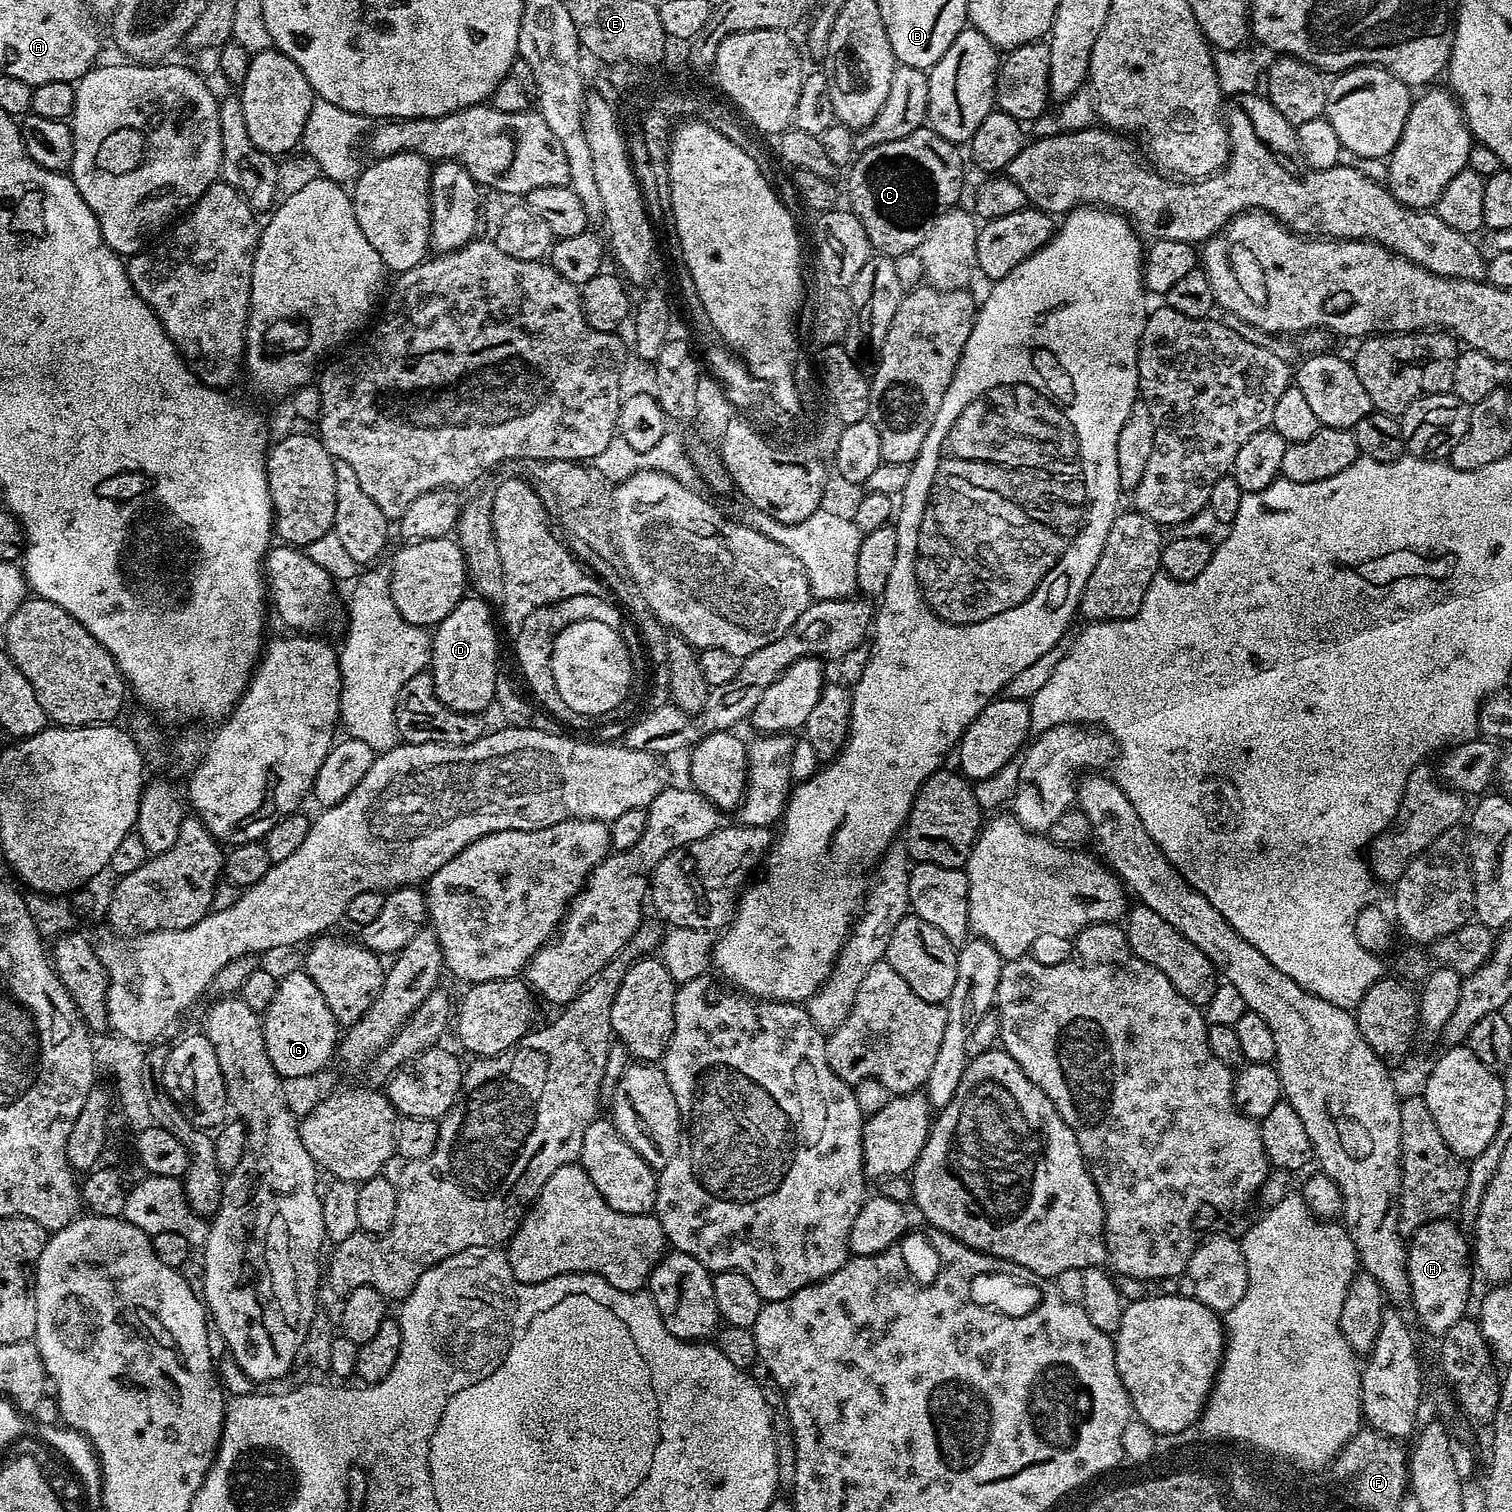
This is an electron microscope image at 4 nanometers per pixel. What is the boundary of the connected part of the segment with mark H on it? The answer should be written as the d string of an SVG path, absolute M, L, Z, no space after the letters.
M1433 1218L1411 1233L1408 1244L1408 1277L1412 1287L1411 1303L1416 1304L1420 1324L1435 1338L1443 1337L1454 1322L1465 1319L1468 1291L1472 1288L1474 1268L1470 1263L1470 1240L1448 1218Z

